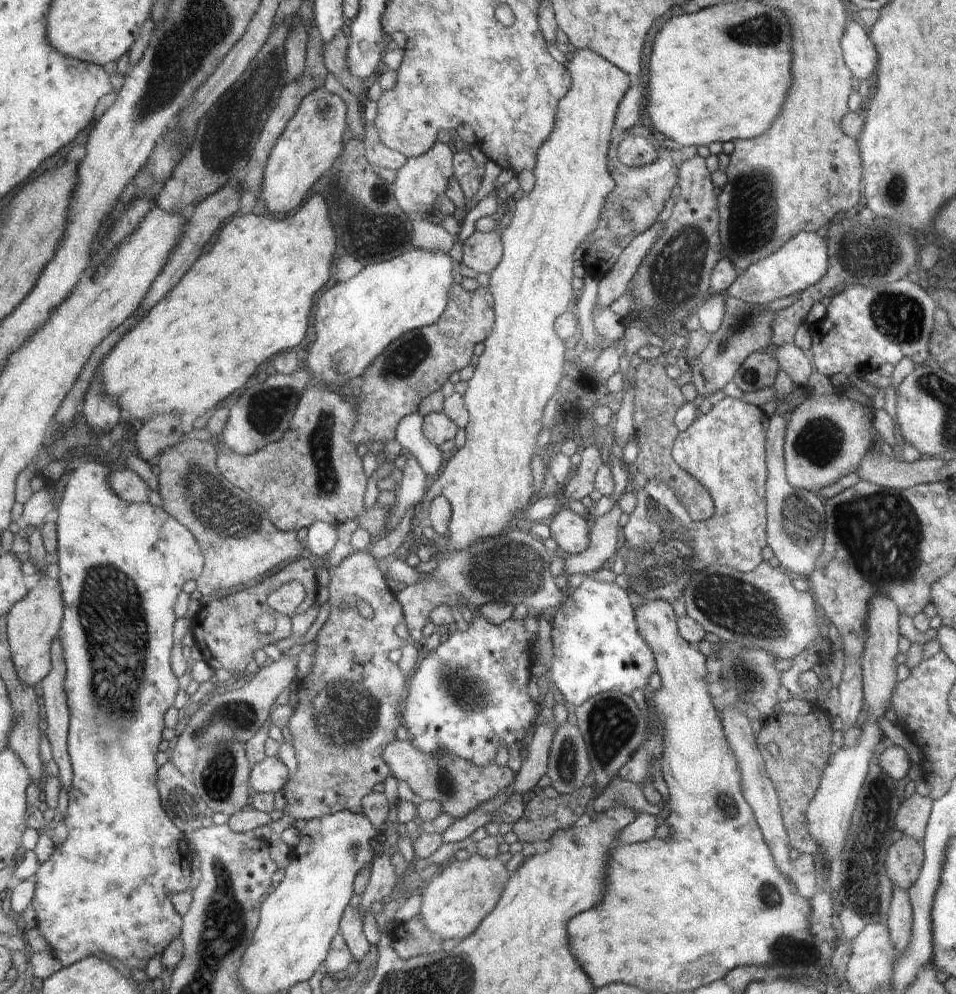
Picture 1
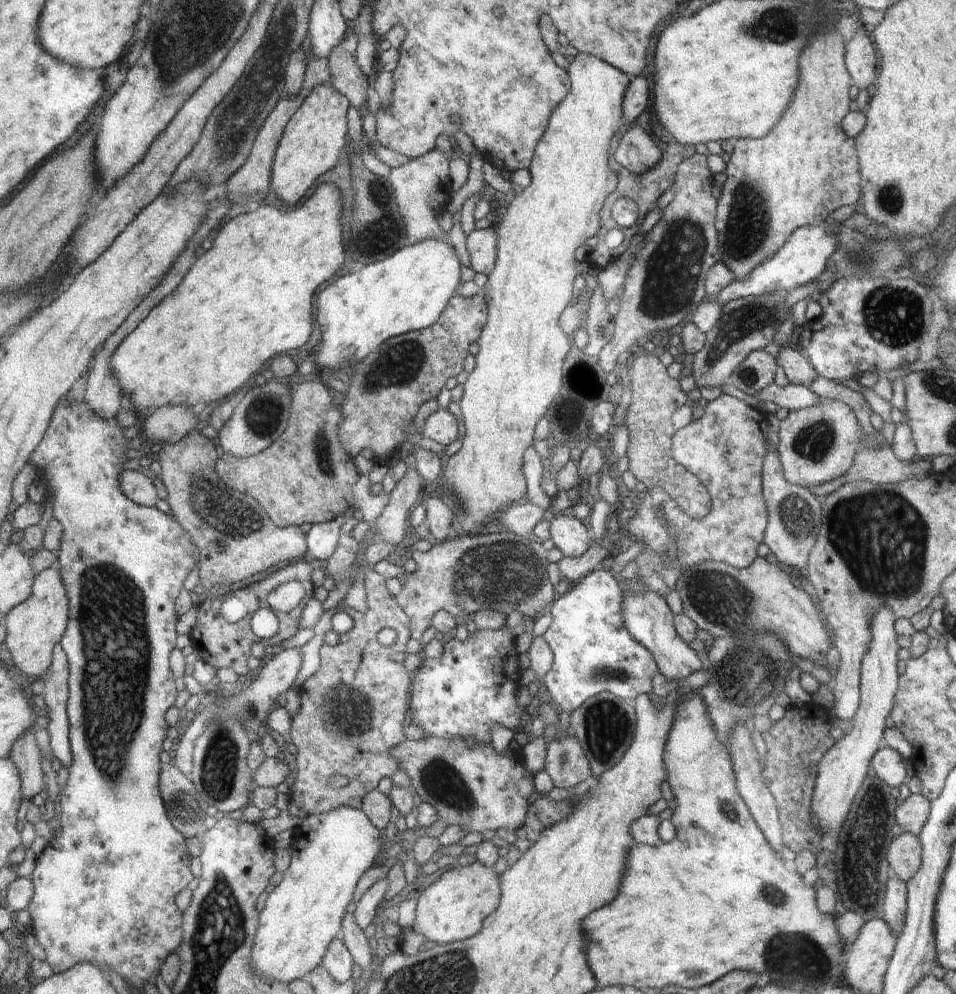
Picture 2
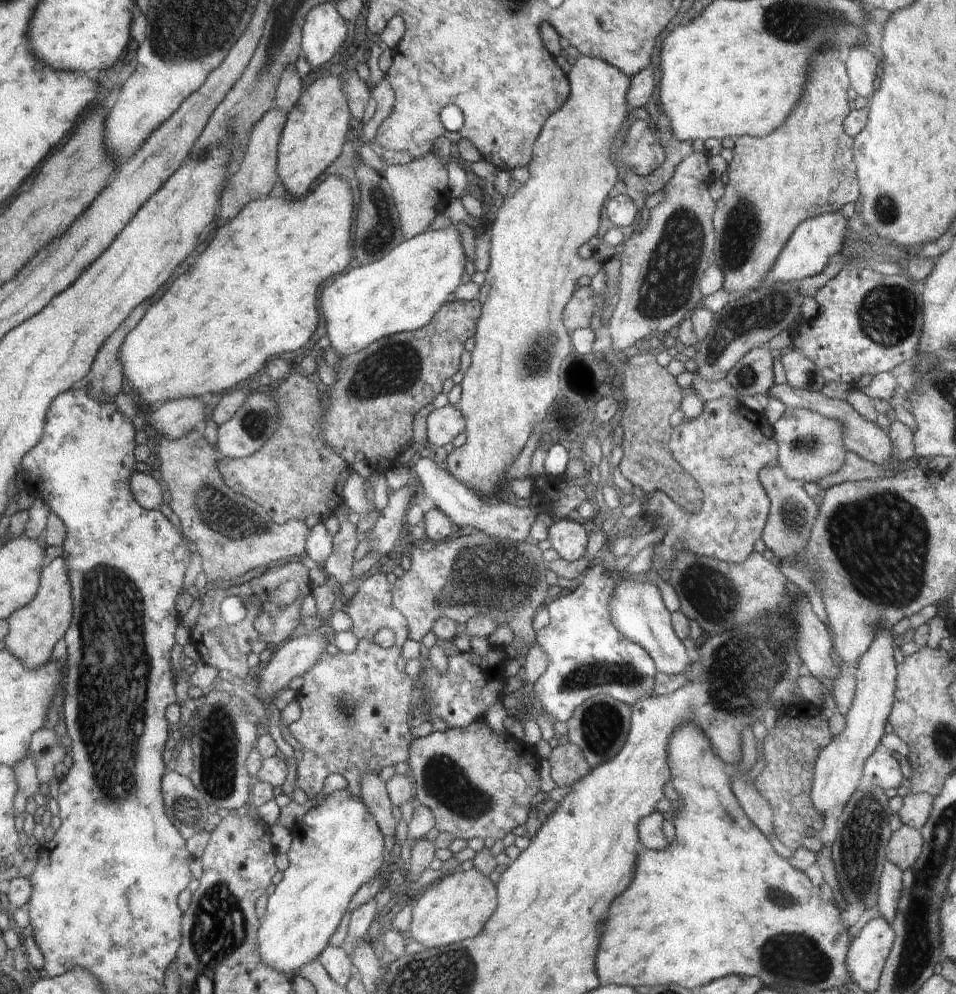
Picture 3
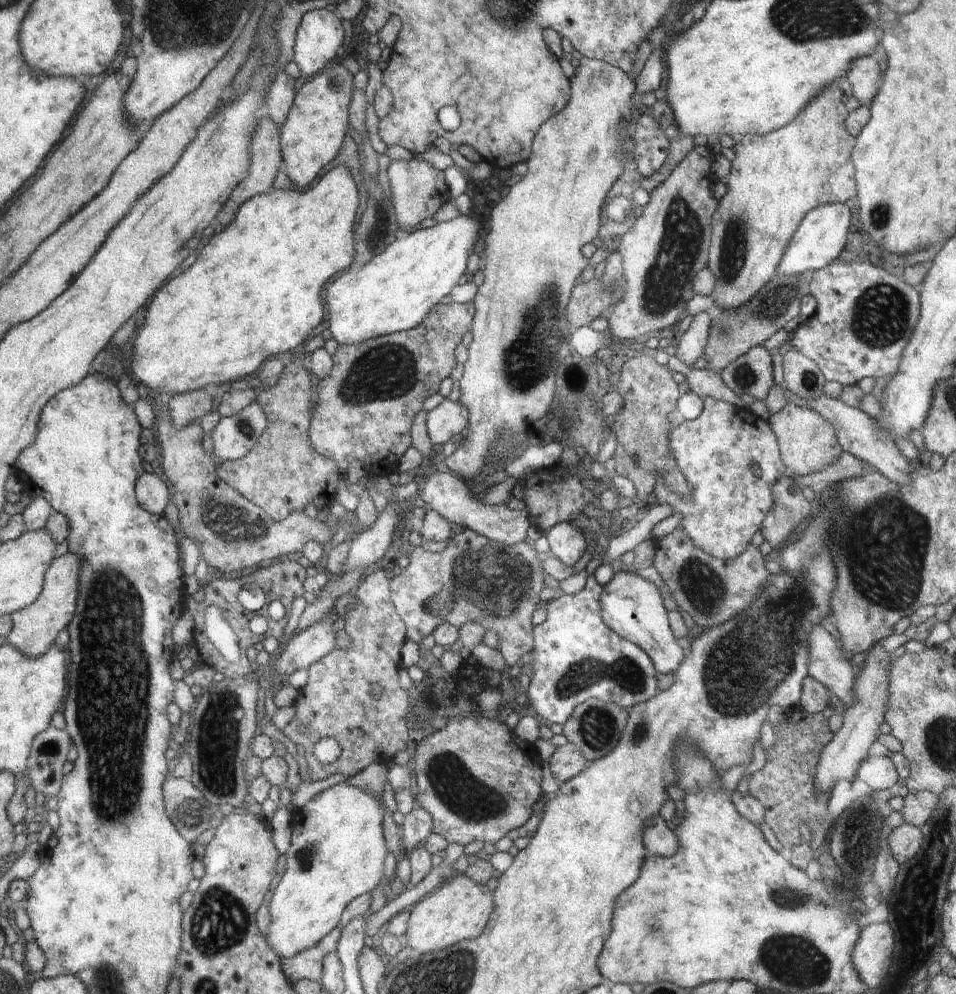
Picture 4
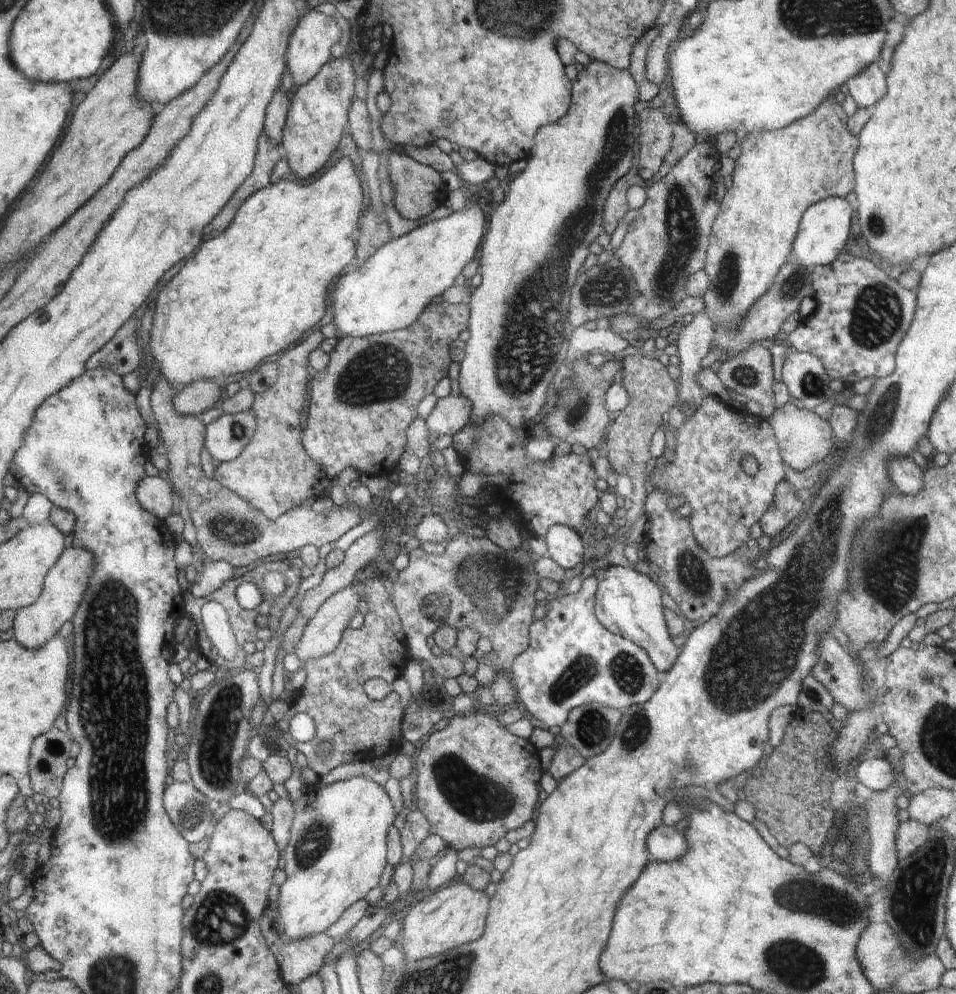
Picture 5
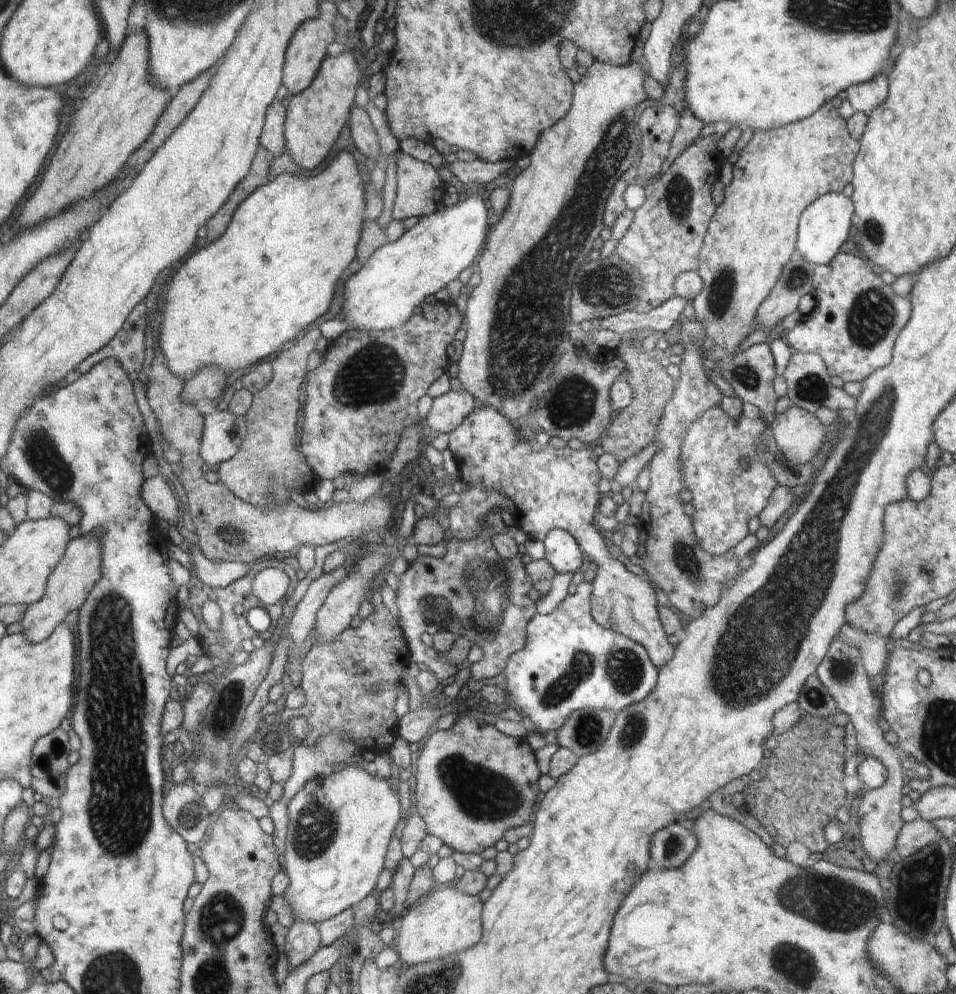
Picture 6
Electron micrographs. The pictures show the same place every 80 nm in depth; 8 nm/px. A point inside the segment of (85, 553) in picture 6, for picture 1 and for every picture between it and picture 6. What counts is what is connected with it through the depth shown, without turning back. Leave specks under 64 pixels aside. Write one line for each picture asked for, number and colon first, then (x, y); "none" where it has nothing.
1: (32, 626)
2: (35, 627)
3: (34, 631)
4: (34, 631)
5: (67, 581)

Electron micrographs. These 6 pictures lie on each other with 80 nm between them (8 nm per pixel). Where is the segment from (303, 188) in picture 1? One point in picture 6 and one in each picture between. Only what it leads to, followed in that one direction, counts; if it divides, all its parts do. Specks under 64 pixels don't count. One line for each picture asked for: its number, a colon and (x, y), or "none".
2: (309, 146)
3: (316, 127)
4: (313, 133)
5: (315, 122)
6: (314, 118)

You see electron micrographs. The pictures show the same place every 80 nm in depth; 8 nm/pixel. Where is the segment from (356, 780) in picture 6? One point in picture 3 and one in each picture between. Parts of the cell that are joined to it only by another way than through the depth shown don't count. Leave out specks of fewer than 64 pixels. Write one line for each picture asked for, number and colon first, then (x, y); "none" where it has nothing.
3: (337, 847)
4: (337, 851)
5: (336, 852)

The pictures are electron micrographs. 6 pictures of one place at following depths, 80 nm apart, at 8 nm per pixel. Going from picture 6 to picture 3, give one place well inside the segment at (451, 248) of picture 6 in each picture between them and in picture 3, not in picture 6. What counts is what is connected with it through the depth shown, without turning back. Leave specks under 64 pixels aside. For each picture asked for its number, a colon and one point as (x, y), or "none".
3: (402, 291)
4: (395, 291)
5: (390, 292)

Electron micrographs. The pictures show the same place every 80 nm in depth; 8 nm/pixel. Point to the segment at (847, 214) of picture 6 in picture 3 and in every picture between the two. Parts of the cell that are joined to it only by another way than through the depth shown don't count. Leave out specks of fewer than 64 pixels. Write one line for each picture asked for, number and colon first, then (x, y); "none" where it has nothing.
3: (815, 241)
4: (821, 236)
5: (824, 230)

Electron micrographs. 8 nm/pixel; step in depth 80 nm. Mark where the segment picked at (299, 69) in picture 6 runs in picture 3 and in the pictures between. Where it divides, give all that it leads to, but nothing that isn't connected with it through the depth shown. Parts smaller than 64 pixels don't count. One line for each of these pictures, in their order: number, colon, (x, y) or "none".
3: (324, 30)
4: (321, 33)
5: (310, 42)

